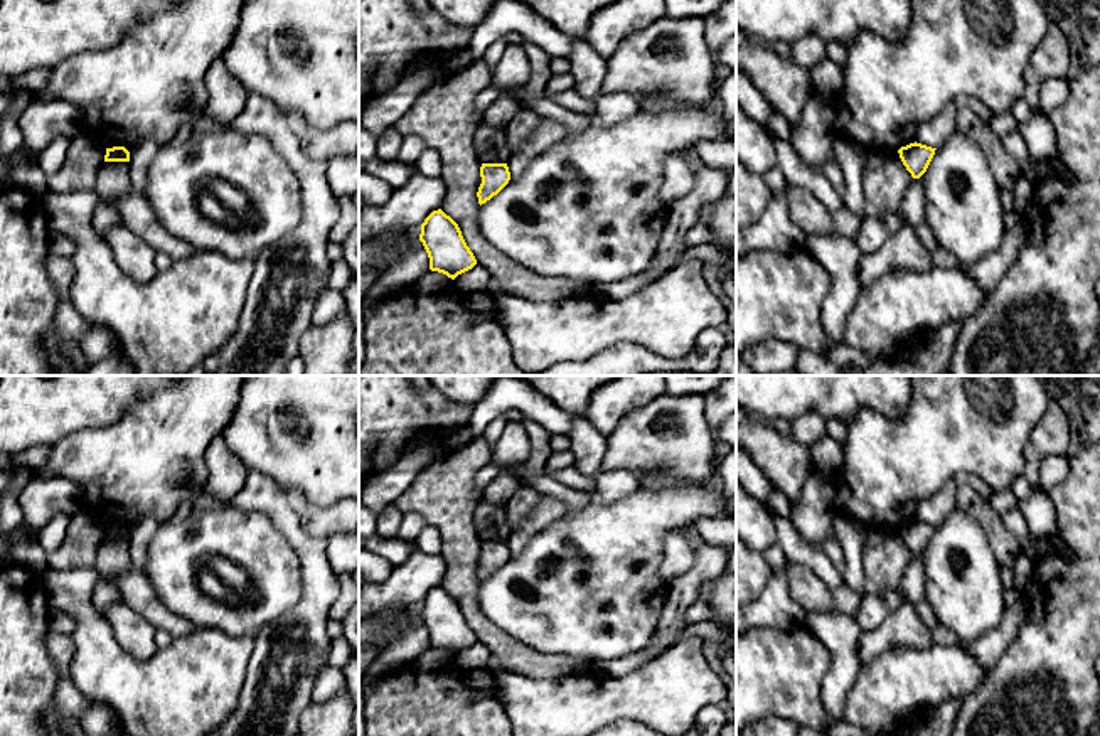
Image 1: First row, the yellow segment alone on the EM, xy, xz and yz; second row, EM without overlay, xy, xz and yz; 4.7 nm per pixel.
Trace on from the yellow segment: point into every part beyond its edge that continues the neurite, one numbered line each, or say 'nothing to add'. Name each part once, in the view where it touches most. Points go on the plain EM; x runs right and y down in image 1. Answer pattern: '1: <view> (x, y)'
nothing to add

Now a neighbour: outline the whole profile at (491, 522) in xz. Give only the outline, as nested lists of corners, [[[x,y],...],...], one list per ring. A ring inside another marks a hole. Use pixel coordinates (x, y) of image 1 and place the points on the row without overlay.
[[[482,499],[475,507],[473,522],[480,541],[507,541],[510,536],[504,505],[489,504]]]

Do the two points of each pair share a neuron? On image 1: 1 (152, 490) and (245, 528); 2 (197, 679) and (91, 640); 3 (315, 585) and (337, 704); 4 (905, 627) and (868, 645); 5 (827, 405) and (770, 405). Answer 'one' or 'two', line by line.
1: two
2: one
3: two
4: one
5: one

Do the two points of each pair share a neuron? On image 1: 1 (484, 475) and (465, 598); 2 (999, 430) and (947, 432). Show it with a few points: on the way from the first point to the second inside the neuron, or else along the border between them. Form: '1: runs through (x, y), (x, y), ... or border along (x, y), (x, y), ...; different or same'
1: border along (491, 460), (479, 470), (474, 489); different
2: runs through (986, 432), (961, 432); same

